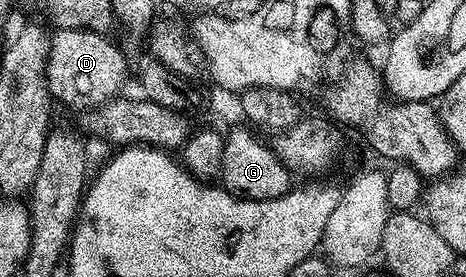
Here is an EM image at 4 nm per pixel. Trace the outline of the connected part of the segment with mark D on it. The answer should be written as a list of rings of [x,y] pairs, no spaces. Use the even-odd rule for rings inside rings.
[[[64,31],[55,39],[53,49],[52,96],[71,107],[98,108],[116,98],[127,79],[125,51],[118,42],[110,43],[106,34],[98,31]]]

